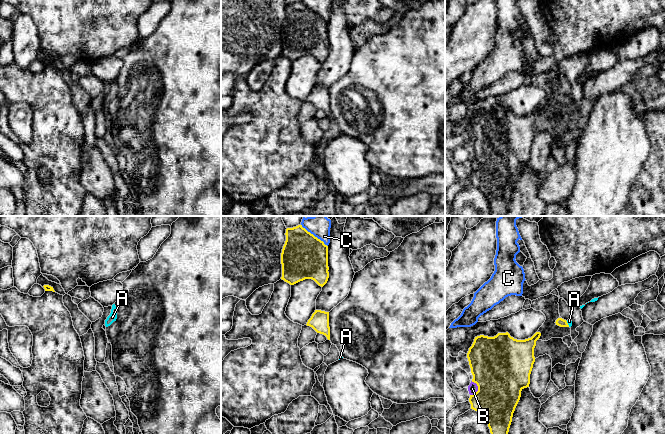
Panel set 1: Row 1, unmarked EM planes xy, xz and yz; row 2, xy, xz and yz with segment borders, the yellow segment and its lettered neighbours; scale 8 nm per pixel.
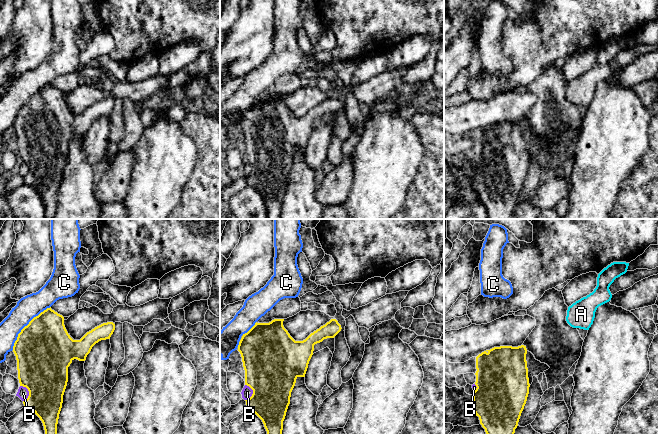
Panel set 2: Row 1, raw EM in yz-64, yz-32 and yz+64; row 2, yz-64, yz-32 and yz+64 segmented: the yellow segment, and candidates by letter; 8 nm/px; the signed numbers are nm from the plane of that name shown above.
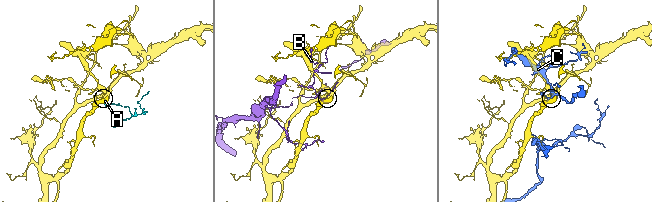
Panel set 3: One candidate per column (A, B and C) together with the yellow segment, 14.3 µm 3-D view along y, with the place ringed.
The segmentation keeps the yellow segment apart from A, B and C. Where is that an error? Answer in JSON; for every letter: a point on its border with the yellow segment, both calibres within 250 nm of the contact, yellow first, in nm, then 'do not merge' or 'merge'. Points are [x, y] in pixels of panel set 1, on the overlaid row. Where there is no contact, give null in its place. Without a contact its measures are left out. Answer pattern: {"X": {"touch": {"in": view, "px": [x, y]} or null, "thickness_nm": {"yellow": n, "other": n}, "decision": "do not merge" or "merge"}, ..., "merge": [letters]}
{"A": {"touch": {"in": "yz", "px": [567, 324]}, "thickness_nm": {"yellow": 70, "other": 40}, "decision": "merge"}, "B": {"touch": {"in": "yz", "px": [478, 389]}, "thickness_nm": {"yellow": 480, "other": 80}, "decision": "do not merge"}, "C": {"touch": {"in": "xz", "px": [313, 235]}, "thickness_nm": {"yellow": 360, "other": 170}, "decision": "do not merge"}, "merge": ["A"]}

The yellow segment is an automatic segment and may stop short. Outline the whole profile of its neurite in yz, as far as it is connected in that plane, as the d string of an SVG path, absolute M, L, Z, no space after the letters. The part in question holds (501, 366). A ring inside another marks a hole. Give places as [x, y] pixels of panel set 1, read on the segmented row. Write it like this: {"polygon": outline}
{"polygon": "M508 332L498 333L494 337L480 335L475 337L472 346L469 348L467 358L473 375L472 382L478 386L478 391L470 395L469 402L471 409L479 412L486 420L491 434L508 434L512 422L513 413L520 400L521 391L529 387L530 374L535 362L534 348L541 333L536 332L531 338L517 340Z"}

